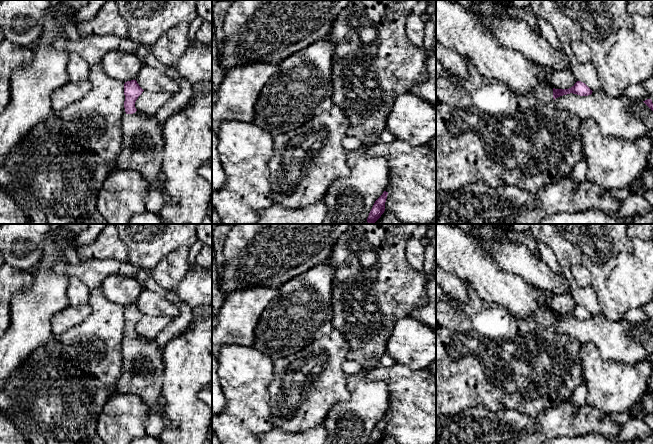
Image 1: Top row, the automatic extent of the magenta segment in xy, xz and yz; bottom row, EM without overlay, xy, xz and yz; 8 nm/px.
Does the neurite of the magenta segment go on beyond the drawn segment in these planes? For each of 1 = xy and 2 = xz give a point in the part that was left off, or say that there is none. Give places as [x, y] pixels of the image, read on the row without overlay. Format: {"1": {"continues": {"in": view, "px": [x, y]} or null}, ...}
{"1": {"continues": {"in": "xy", "px": [143, 367]}}, "2": {"continues": null}}

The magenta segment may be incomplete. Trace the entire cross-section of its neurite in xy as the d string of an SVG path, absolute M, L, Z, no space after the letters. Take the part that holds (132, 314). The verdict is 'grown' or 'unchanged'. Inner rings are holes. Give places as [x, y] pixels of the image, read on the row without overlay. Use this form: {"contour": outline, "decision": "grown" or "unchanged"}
{"contour": "M135 303L127 305L124 308L124 332L126 337L122 341L121 349L122 374L116 381L112 392L136 394L141 397L147 406L154 409L158 415L164 417L165 408L159 402L162 394L165 369L163 352L159 350L158 343L155 339L147 339L135 332L135 326L143 315Z", "decision": "grown"}

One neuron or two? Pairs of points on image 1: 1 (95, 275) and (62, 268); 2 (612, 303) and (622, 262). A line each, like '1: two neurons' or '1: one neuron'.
1: one neuron
2: one neuron

